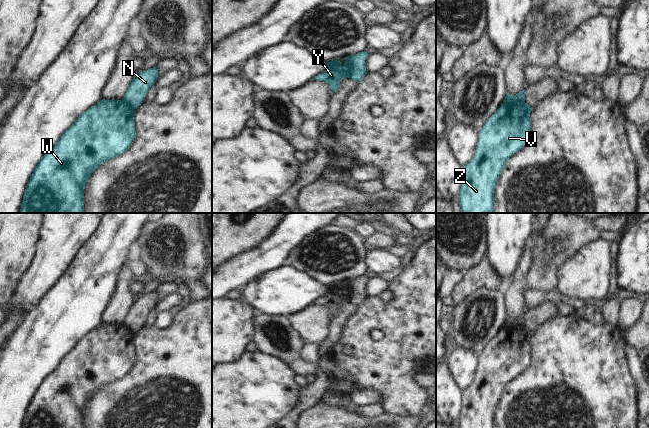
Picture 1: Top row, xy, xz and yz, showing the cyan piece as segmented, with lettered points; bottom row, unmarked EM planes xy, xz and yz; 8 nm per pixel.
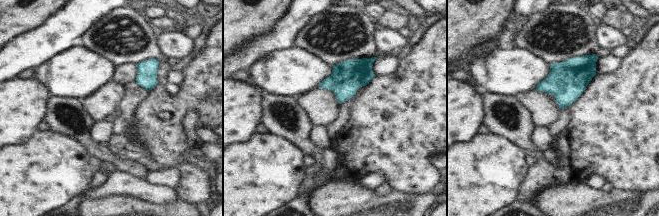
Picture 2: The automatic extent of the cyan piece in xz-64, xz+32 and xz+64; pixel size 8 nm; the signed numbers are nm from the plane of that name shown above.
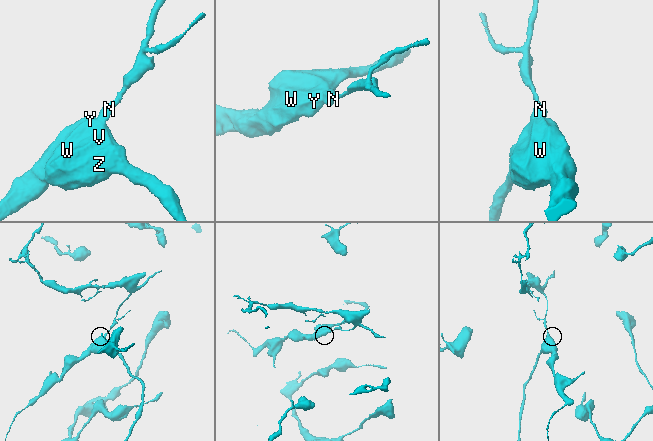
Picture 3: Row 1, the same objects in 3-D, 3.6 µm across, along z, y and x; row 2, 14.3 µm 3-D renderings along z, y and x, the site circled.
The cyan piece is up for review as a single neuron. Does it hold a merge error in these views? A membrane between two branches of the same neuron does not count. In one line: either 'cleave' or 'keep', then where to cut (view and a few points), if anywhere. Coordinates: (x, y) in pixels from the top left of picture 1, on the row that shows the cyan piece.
cleave | yz (504, 101), (524, 103)

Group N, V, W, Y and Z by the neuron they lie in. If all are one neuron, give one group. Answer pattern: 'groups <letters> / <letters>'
groups N / V W Y Z

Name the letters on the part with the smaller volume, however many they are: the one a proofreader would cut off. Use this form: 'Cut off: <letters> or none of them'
Cut off: N

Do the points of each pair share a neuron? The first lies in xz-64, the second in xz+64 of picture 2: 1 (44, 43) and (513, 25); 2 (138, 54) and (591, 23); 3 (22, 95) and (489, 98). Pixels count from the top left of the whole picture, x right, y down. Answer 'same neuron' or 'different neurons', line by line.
1: same neuron
2: same neuron
3: different neurons

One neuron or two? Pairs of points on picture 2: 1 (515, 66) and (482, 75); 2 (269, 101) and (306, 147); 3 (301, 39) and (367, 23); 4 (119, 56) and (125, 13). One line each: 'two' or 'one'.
1: one
2: one
3: one
4: one

